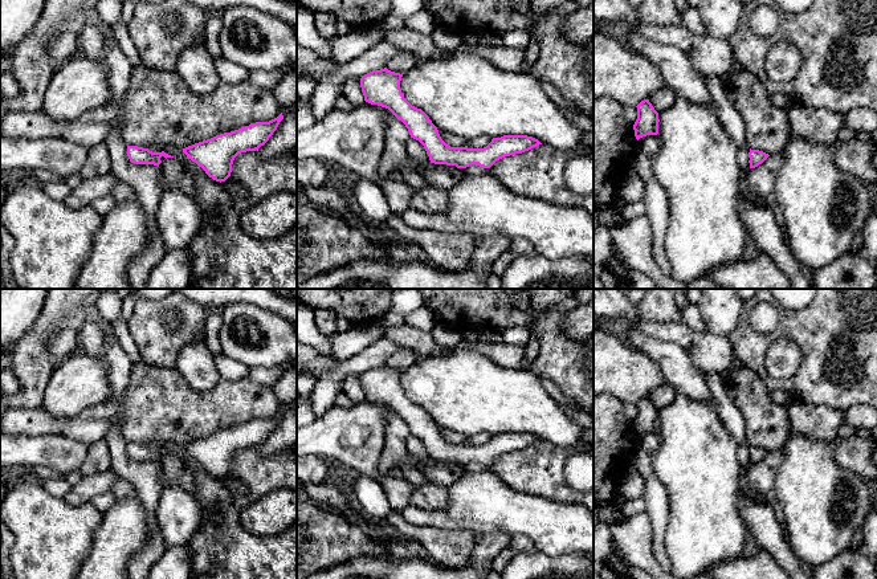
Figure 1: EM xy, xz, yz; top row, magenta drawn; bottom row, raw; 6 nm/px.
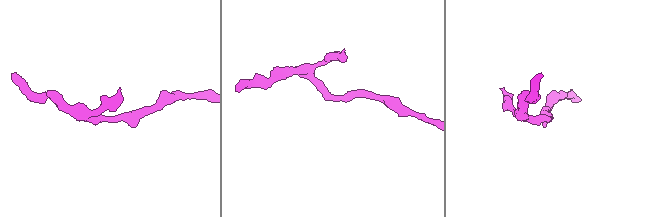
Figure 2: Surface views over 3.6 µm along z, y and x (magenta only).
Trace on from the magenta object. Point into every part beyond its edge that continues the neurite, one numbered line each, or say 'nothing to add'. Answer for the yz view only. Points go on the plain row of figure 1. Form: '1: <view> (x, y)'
nothing to add

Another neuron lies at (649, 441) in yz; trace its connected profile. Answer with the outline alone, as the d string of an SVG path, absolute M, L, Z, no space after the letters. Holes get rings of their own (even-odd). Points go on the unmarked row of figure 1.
M646 432L639 436L639 444L643 449L652 454L658 449L661 437L658 432Z

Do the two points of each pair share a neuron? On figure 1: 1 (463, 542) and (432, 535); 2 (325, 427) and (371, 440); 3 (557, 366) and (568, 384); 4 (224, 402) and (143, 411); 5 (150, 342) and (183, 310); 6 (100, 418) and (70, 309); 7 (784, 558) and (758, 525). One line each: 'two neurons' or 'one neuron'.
1: one neuron
2: one neuron
3: one neuron
4: one neuron
5: one neuron
6: two neurons
7: one neuron

